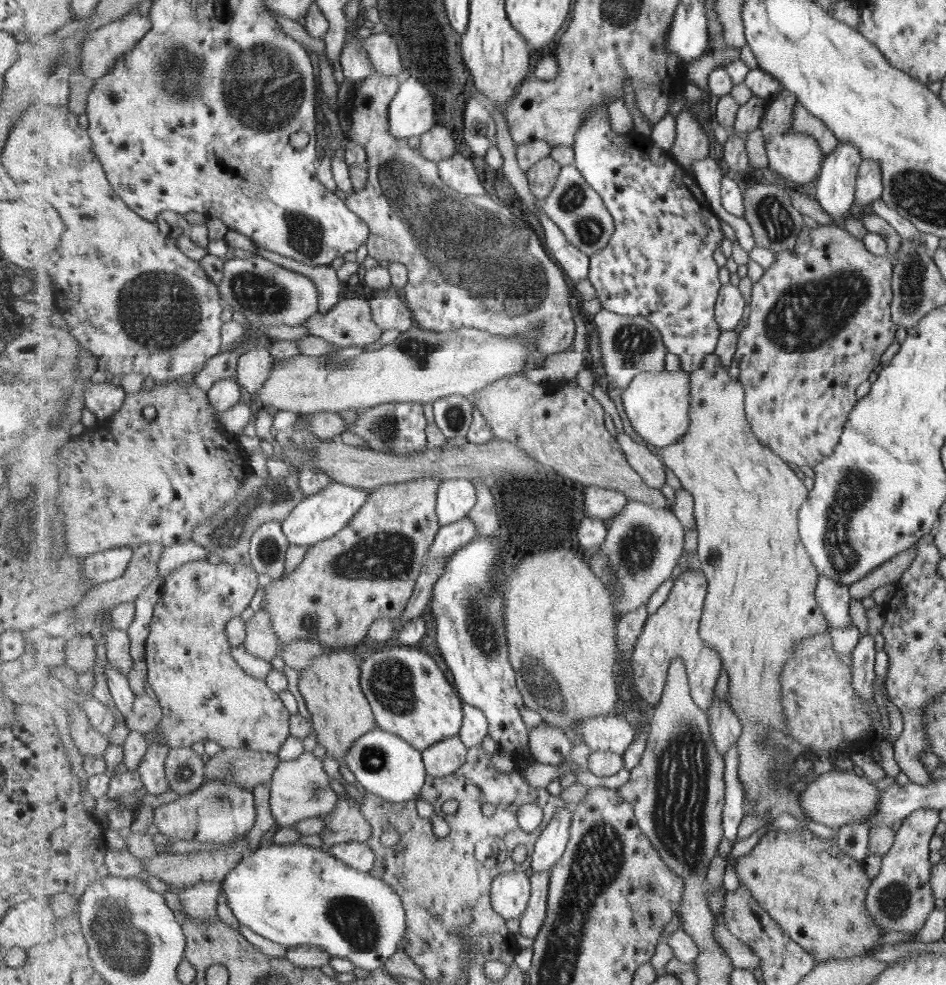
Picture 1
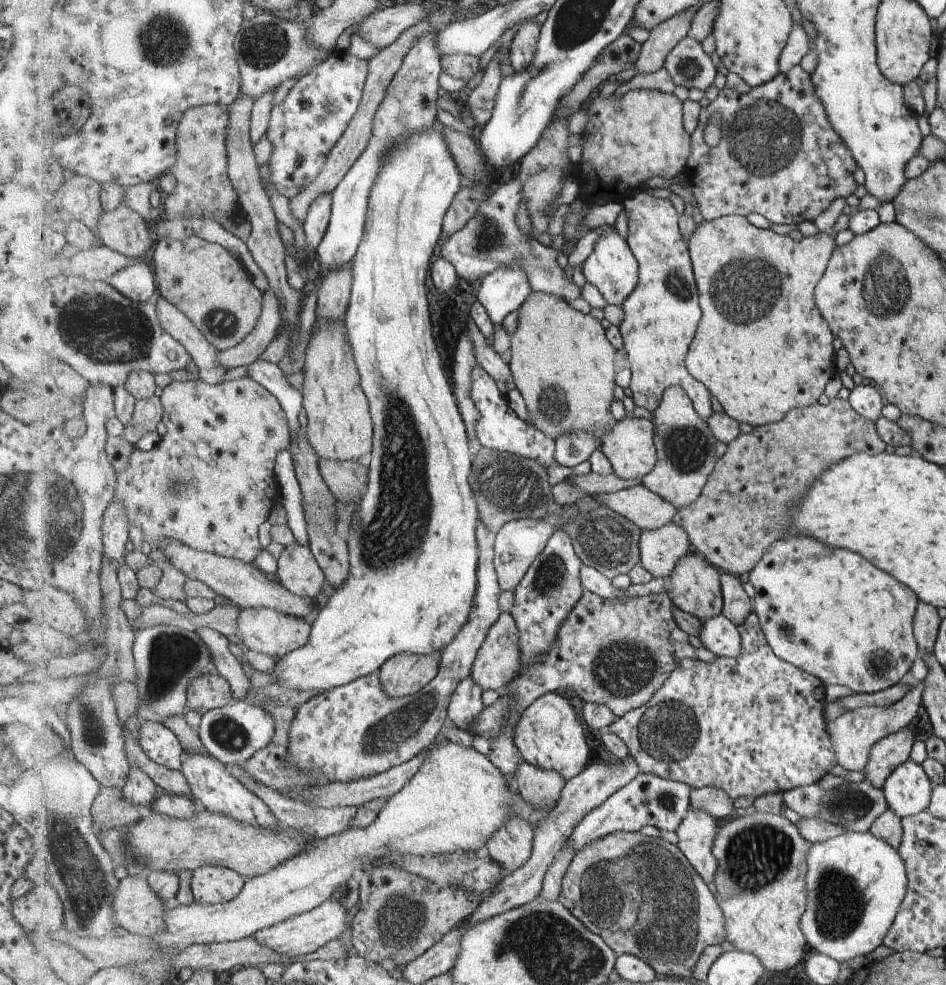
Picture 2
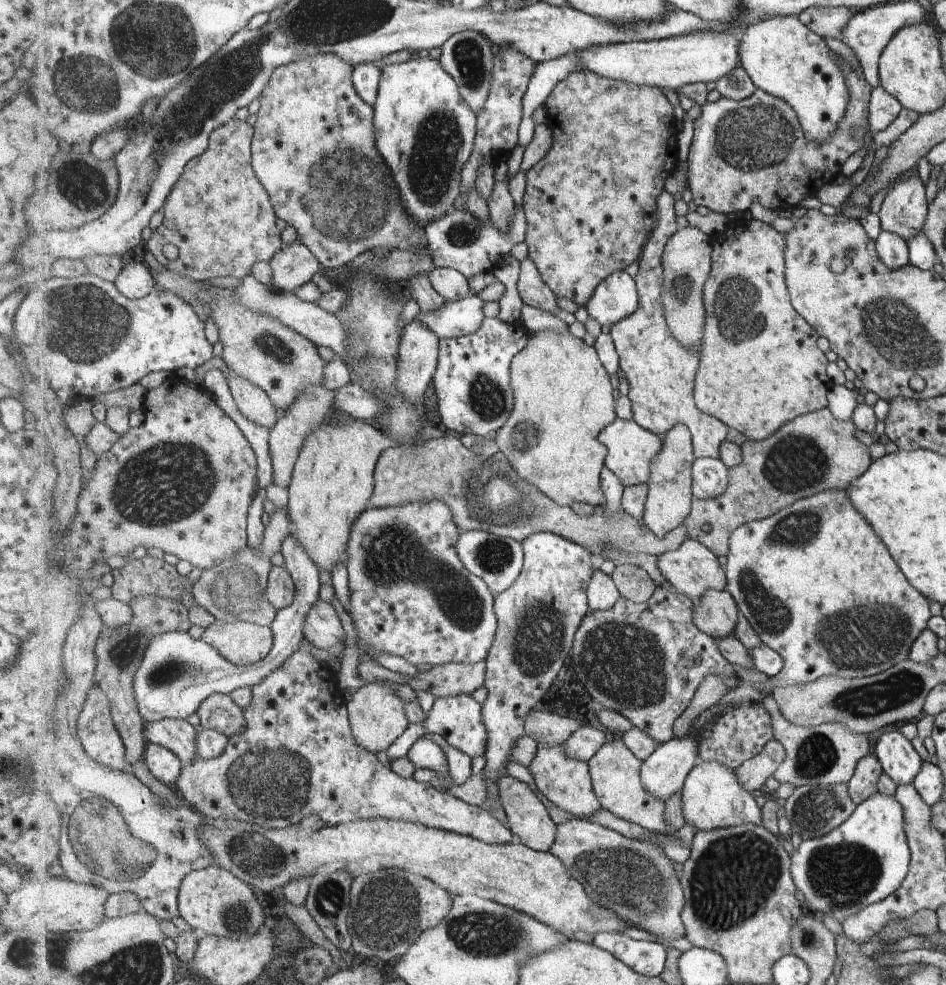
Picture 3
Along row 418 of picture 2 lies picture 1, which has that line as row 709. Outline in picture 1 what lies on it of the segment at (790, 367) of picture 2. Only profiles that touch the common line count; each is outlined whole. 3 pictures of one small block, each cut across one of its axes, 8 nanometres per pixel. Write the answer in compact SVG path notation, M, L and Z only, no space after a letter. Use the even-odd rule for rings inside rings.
M713 353L709 355L703 362L703 367L696 370L694 373L690 373L691 376L691 395L692 395L692 410L691 410L691 424L688 430L688 434L684 436L678 443L672 448L666 448L662 452L664 458L664 465L670 469L675 476L680 480L682 489L687 490L695 500L695 513L696 521L699 532L699 546L698 546L698 558L700 560L700 568L706 574L709 581L708 596L704 604L704 614L702 621L700 622L700 635L702 639L716 651L719 651L722 658L724 669L729 676L729 691L727 696L732 707L736 710L738 717L741 719L743 725L743 732L741 739L737 741L739 746L741 764L739 767L740 780L742 786L746 792L746 798L750 800L750 812L747 812L747 816L759 816L761 817L765 812L769 812L768 824L773 824L775 818L779 818L781 814L785 812L791 814L798 820L807 820L808 816L804 813L804 808L801 808L800 792L792 793L789 787L783 787L779 784L777 779L773 779L773 770L782 770L782 773L789 774L789 771L793 771L793 764L795 758L790 756L790 750L779 748L776 746L765 746L764 741L769 736L769 730L780 730L785 736L791 736L788 732L788 724L784 717L784 704L782 703L782 686L780 683L780 674L784 670L788 660L795 654L796 648L801 641L808 639L810 636L816 634L826 633L830 629L826 616L821 611L819 603L817 603L816 590L818 587L818 580L820 577L816 564L812 561L812 556L809 554L808 548L804 545L800 534L800 510L804 507L805 502L809 498L809 490L805 488L803 480L791 470L791 466L788 466L787 462L781 458L772 448L768 445L764 445L757 435L753 432L752 424L749 422L746 415L746 390L744 384L739 378L731 378L731 374L727 371L722 358Z

